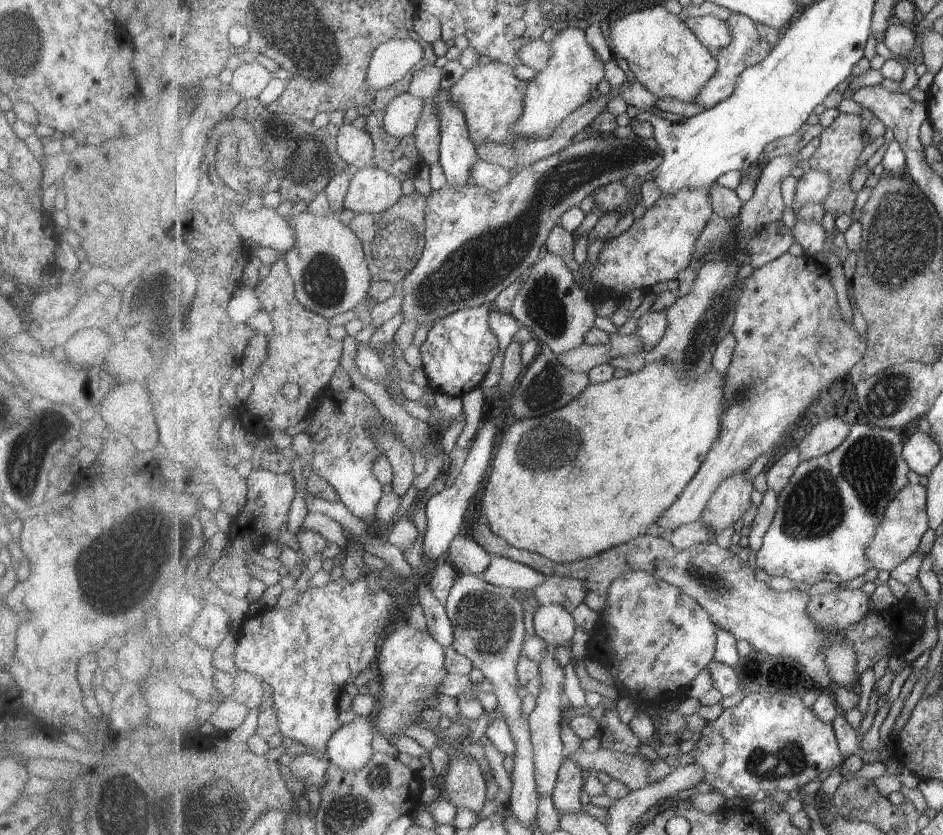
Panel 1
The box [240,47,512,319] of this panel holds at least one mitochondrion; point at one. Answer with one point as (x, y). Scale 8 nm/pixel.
(322, 282)

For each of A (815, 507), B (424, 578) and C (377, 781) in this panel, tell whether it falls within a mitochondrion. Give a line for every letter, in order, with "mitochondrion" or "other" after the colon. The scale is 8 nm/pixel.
A: mitochondrion
B: other
C: mitochondrion

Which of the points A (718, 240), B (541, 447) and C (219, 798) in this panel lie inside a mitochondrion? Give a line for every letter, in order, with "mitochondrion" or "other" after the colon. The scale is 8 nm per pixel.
A: mitochondrion
B: mitochondrion
C: mitochondrion

